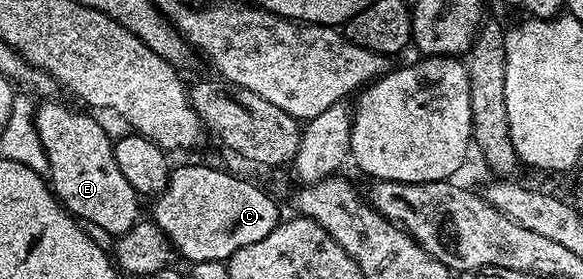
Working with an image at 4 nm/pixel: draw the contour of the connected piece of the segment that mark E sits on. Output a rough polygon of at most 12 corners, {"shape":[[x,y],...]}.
{"shape":[[85,109],[34,111],[49,185],[83,223],[117,236],[140,196]]}

